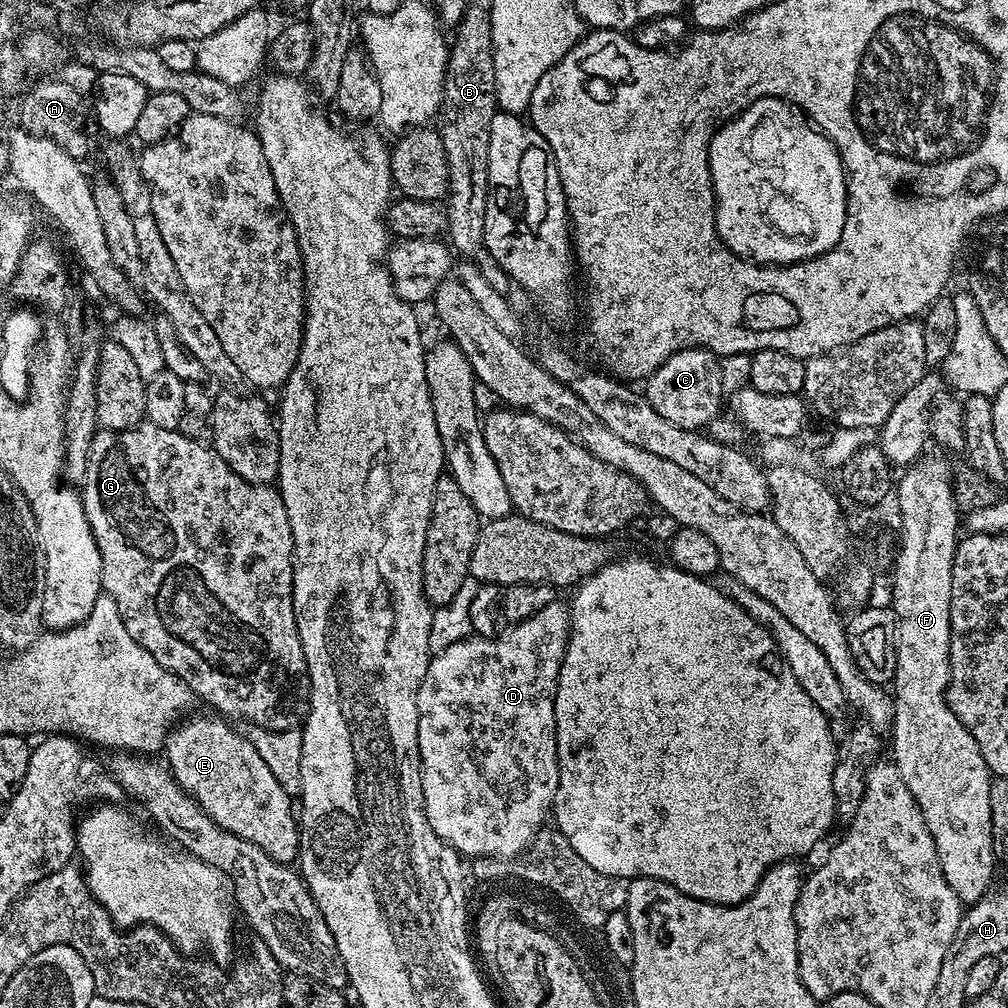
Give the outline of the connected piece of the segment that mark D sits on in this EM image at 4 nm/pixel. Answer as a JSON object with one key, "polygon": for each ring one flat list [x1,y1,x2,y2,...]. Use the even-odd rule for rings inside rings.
{"polygon":[[559,599,542,606,538,614,526,618,521,624,514,624,503,634,489,638,472,634,467,639,447,646,444,652,435,653,429,659,426,678,418,690,418,750,420,751,420,777,422,778,422,798,426,818,449,848,459,852,461,857,468,858,501,858,500,856,519,857,528,849,532,839,541,828,545,827,547,818,556,803,556,791,560,785,560,763,556,749,556,719,554,702,556,701,556,679,566,654,568,635,572,633,572,614,567,603,560,604]]}

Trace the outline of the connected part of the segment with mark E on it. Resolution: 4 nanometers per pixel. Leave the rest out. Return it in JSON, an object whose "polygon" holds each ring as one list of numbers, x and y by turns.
{"polygon":[[212,716,185,719,168,733,162,752,168,755,166,763,172,771,172,777,196,799,206,815,222,826,222,830,238,838,246,838,246,842,254,842,254,846,258,846,270,859,285,866,291,865,300,855,300,829,293,797,288,796,286,790,282,790,278,778,270,774,270,766,262,762,262,754,258,754,251,739,247,735,239,736,227,719]]}

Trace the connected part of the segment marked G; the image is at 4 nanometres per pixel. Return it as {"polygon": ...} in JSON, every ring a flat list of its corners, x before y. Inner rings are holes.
{"polygon":[[141,422,134,428,127,428,125,432,97,431,90,446,82,499,84,513,90,522,90,530,102,558,103,591,114,598,114,606,118,606,118,614,132,637,146,651,154,654,163,668,173,672,188,687,193,697,200,699,201,696,210,707,217,708,212,710,221,717,231,718,233,721,245,720,248,726,265,728,268,732,300,728,308,716,308,700,312,696,312,687,307,673,306,654,302,654,302,642,298,638,298,626,292,609,294,534,290,530,290,518,286,514,286,506,279,491,267,484,251,484,234,474,234,470,226,466,226,462,216,453,211,443,184,437,175,428,159,428]]}

